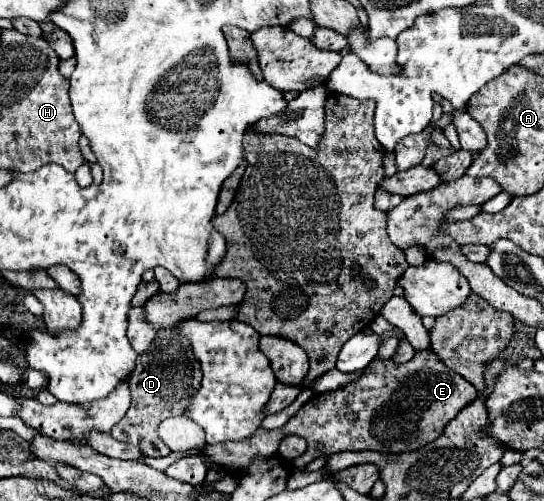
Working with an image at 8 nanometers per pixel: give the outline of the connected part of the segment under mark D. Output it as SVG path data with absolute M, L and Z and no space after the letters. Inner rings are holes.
M159 329L151 349L137 357L129 385L133 397L131 407L117 423L117 427L113 427L111 435L119 441L139 447L147 457L169 455L169 447L165 447L165 443L161 443L161 437L157 435L157 425L167 417L185 415L189 411L193 395L197 395L201 387L201 369L191 353L191 345L187 343L187 339L179 333Z

